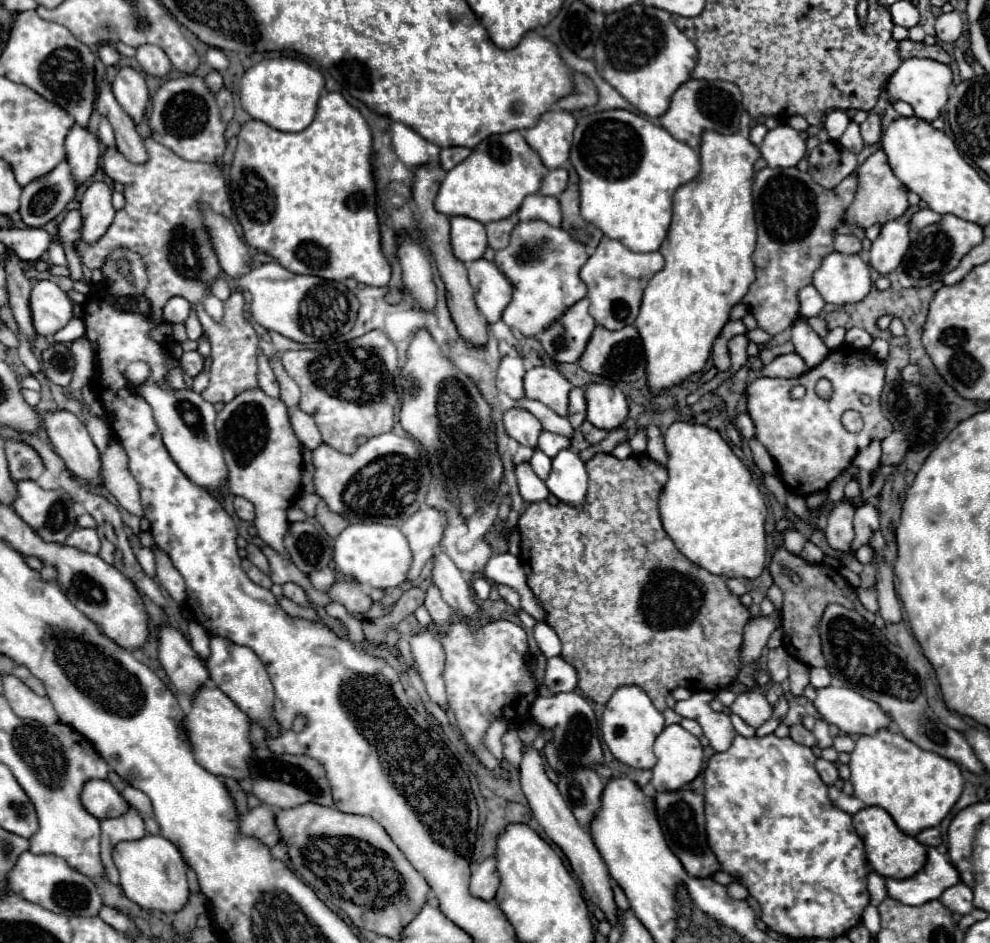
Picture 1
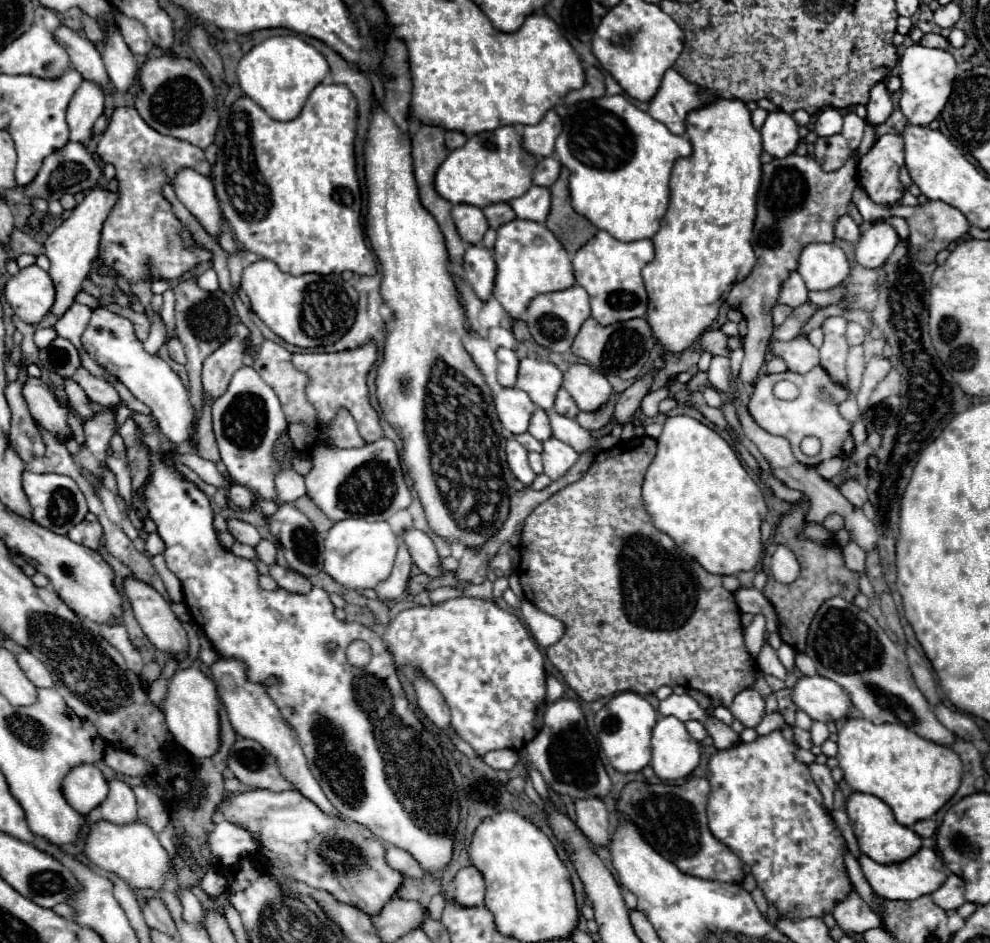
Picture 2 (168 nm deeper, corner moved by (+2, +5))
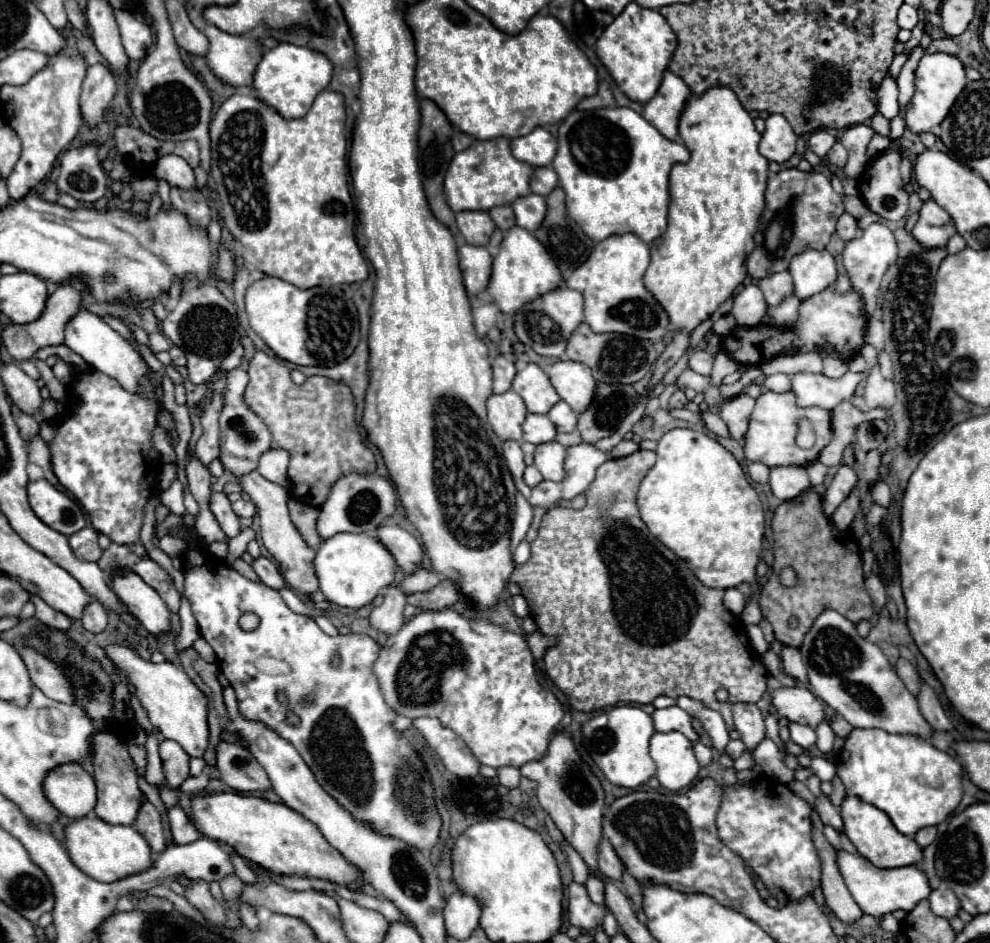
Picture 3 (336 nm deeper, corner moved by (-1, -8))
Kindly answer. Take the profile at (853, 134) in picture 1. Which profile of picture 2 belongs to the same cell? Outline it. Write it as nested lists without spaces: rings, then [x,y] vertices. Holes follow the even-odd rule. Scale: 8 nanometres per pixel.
[[[855,112],[845,114],[843,132],[841,132],[841,134],[847,138],[851,150],[857,150],[857,146],[859,146],[861,140],[863,140],[863,132],[865,132],[865,120],[859,118]]]

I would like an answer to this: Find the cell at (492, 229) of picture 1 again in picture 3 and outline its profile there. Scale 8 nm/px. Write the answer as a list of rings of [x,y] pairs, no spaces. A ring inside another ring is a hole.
[[[498,205],[498,207],[492,207],[488,211],[494,219],[494,223],[502,229],[502,231],[508,231],[508,227],[514,227],[516,221],[514,221],[514,211],[510,205]]]

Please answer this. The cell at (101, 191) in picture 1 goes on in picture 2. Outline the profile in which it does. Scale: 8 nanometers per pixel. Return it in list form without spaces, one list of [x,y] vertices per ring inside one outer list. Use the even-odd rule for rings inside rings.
[[[91,188],[85,196],[85,200],[73,208],[71,216],[65,218],[51,234],[49,238],[45,240],[45,254],[51,262],[51,268],[49,268],[49,276],[55,284],[55,290],[57,290],[57,296],[55,296],[55,304],[53,304],[53,314],[57,316],[63,316],[69,306],[73,304],[75,300],[75,294],[81,290],[81,282],[87,278],[89,274],[89,268],[91,268],[91,262],[97,258],[97,248],[99,248],[99,240],[101,240],[101,228],[103,228],[103,222],[109,214],[109,210],[113,208],[117,200],[117,194],[115,192],[109,192],[109,190],[103,190],[103,188]]]

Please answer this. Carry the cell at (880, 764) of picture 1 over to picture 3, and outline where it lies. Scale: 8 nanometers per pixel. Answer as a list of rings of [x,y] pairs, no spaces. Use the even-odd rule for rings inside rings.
[[[856,727],[836,757],[836,771],[848,793],[882,809],[894,827],[908,837],[922,827],[942,823],[962,799],[960,761],[916,735],[892,735],[880,729]]]

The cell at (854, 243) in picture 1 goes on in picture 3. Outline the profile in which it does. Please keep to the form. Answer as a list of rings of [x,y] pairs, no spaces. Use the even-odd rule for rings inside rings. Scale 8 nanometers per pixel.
[[[842,213],[840,219],[838,219],[838,223],[836,223],[836,235],[842,241],[854,239],[858,235],[858,221],[850,213]]]

